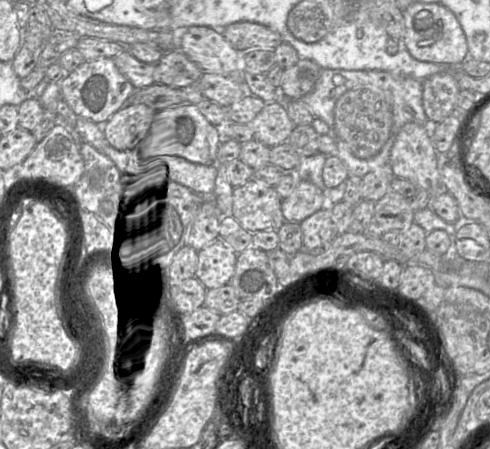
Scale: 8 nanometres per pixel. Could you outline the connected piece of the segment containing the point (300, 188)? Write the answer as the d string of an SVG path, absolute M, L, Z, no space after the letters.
M300 181L293 192L281 202L285 222L301 223L303 220L325 207L325 188L318 188L309 181Z

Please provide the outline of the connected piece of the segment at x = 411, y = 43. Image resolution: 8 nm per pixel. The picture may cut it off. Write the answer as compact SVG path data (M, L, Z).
M414 2L404 11L405 49L419 61L460 66L468 58L467 37L456 16L440 3Z

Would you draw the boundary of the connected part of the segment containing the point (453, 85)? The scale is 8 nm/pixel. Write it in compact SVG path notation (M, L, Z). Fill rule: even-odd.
M452 72L437 73L422 80L422 103L430 122L439 123L457 107L460 87Z

